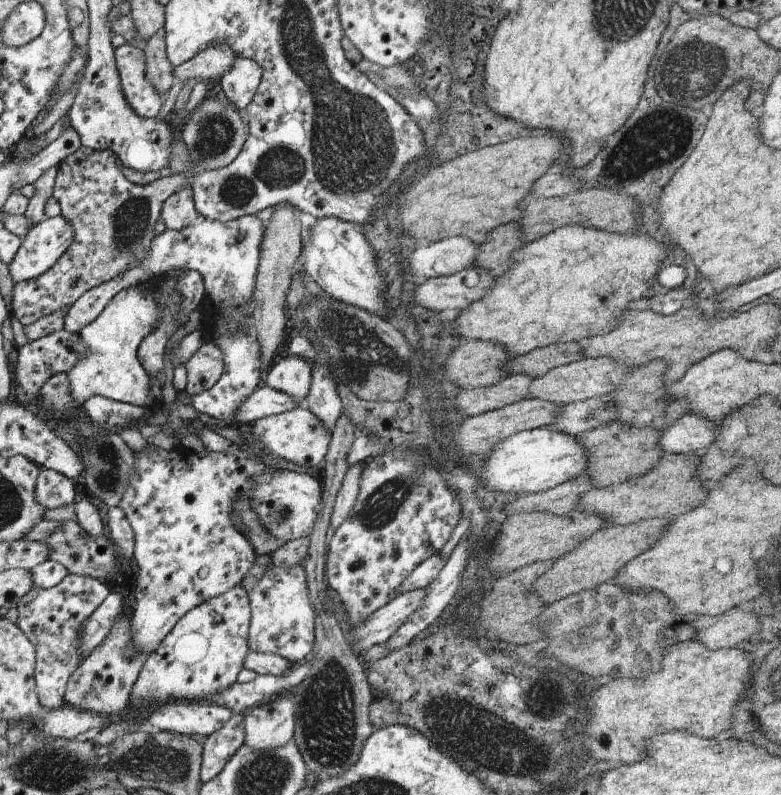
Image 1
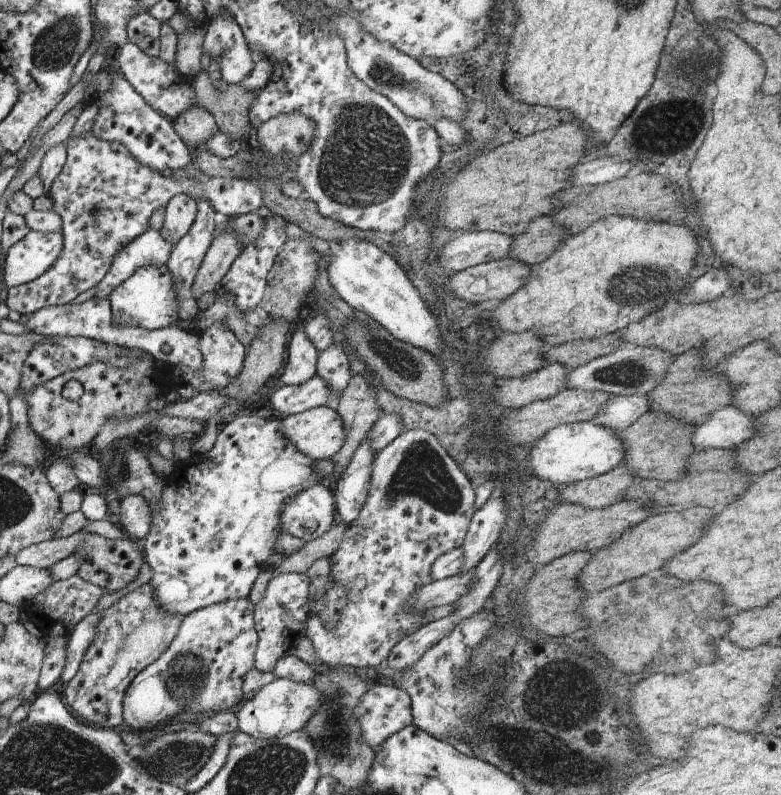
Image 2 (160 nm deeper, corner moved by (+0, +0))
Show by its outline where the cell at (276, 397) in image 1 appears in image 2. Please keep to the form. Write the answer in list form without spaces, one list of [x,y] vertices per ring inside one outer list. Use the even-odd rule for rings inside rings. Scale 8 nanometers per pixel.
[[[315,375],[300,386],[285,385],[270,397],[270,407],[276,415],[291,416],[315,407],[329,406],[334,401],[333,388]]]

